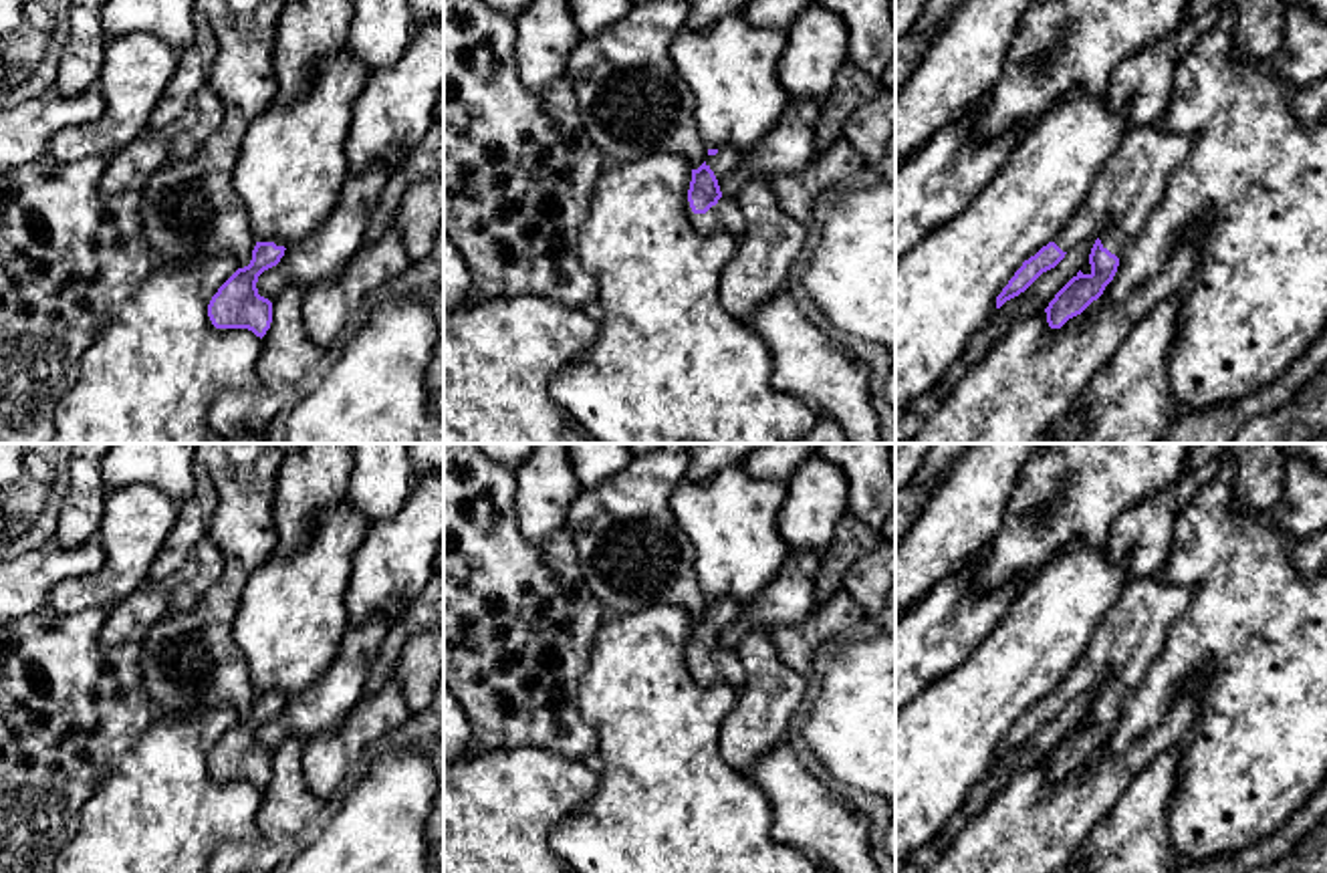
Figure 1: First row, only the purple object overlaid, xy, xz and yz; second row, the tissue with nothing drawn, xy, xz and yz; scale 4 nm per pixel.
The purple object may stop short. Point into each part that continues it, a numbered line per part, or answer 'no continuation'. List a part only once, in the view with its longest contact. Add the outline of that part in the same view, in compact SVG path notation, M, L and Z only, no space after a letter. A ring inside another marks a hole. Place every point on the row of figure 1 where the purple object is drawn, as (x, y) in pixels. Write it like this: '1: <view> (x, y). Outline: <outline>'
1: xz (727, 216). Outline: M722 196L716 206L712 206L706 214L694 214L696 226L702 232L718 232L724 230L732 236L740 236L744 230L744 216L738 208L736 198Z

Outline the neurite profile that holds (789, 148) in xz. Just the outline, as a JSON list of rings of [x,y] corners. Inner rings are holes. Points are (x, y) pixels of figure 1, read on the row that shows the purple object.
[[[789,97],[774,131],[750,151],[740,153],[736,169],[718,181],[722,196],[736,198],[740,188],[754,177],[768,179],[805,169],[817,153],[819,113],[819,101]]]

